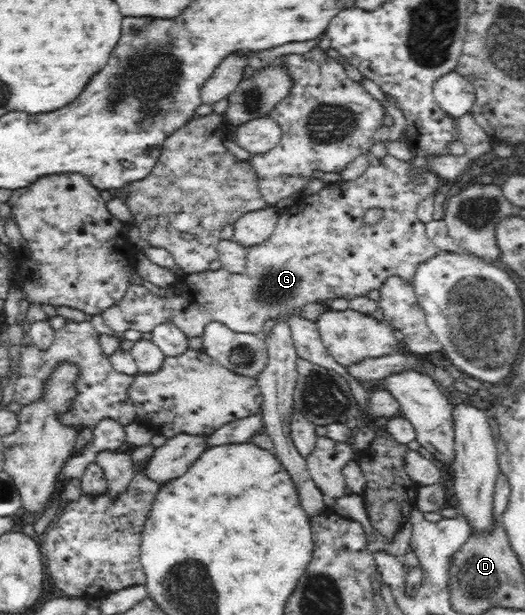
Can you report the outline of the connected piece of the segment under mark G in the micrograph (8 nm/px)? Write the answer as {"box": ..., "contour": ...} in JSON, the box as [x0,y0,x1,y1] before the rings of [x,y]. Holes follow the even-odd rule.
{"box":[101,154,441,424],"contour":[[[390,154],[380,158],[372,157],[364,173],[356,179],[351,181],[341,179],[340,183],[326,185],[318,193],[303,194],[298,202],[288,205],[286,211],[281,209],[280,205],[272,235],[265,242],[247,247],[244,272],[232,273],[220,268],[214,271],[186,274],[173,283],[171,292],[165,297],[151,293],[142,285],[130,284],[124,297],[116,305],[102,311],[101,316],[104,323],[120,335],[128,329],[150,333],[156,325],[171,321],[189,339],[201,338],[210,321],[223,323],[228,329],[238,333],[260,335],[268,319],[276,320],[285,317],[297,356],[320,367],[334,370],[347,379],[354,399],[357,399],[359,411],[364,411],[360,418],[365,423],[372,424],[370,417],[367,417],[371,388],[353,378],[343,365],[331,357],[322,343],[317,324],[300,316],[298,311],[306,303],[322,308],[339,297],[350,301],[357,296],[366,296],[372,289],[379,290],[390,276],[398,276],[411,282],[418,267],[441,252],[427,238],[425,223],[422,223],[417,216],[418,204],[430,195],[438,196],[441,191],[436,179],[437,175],[430,170],[424,170],[417,178],[414,178],[410,174],[410,162],[402,161]],[[374,207],[384,211],[382,218],[373,225],[366,225],[362,220],[364,213]]]}

